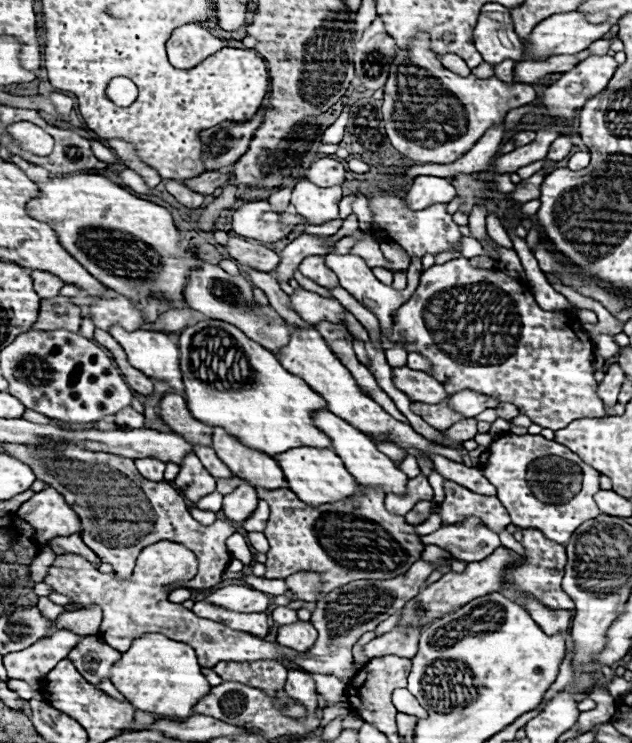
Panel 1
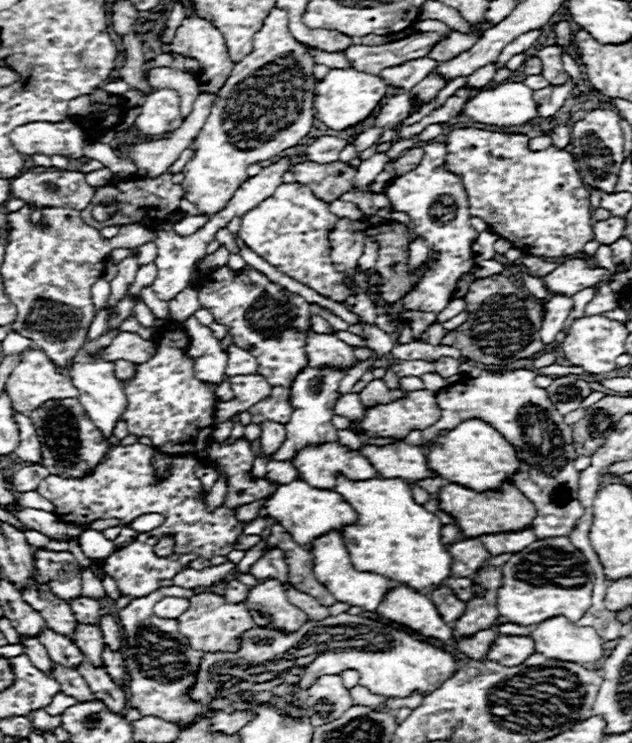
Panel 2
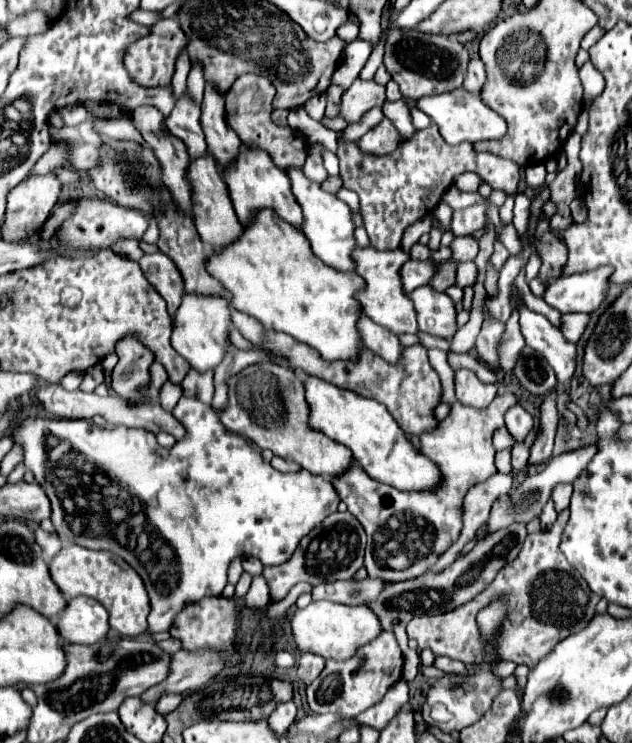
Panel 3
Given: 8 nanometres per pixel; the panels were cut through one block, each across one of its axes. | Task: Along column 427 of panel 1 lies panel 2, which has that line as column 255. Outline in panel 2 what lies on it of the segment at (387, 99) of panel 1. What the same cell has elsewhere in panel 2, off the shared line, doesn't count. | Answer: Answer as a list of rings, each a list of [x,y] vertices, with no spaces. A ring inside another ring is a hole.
[[[274,6],[258,34],[254,34],[254,50],[246,58],[242,58],[238,66],[234,66],[230,78],[226,80],[226,86],[222,86],[222,92],[218,92],[216,100],[212,102],[210,114],[196,136],[196,156],[182,170],[182,186],[186,186],[186,198],[204,214],[214,214],[222,210],[222,206],[226,206],[238,186],[248,178],[246,168],[250,164],[278,156],[280,152],[296,146],[304,136],[308,136],[314,124],[314,66],[314,56],[288,30],[288,12]]]

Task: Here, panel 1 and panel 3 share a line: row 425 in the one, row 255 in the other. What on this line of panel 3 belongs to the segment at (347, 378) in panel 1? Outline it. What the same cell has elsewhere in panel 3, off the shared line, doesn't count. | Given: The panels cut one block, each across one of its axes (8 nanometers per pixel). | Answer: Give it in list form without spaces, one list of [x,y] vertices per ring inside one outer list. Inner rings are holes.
[[[354,248],[352,252],[354,264],[356,264],[356,274],[364,278],[364,290],[356,294],[356,300],[360,302],[362,310],[366,312],[368,318],[372,318],[376,324],[388,328],[394,334],[416,334],[416,314],[412,310],[412,302],[408,296],[404,296],[402,286],[400,286],[400,276],[398,270],[400,266],[410,258],[402,250],[390,250],[382,252],[376,248]]]

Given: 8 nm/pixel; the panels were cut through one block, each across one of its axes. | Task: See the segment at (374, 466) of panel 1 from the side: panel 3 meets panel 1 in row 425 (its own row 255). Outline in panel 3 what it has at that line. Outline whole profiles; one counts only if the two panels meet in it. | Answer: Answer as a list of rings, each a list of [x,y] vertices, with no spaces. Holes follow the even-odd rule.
[[[290,166],[286,170],[286,174],[288,174],[290,184],[292,184],[292,194],[296,196],[296,202],[300,204],[302,214],[304,214],[300,230],[308,238],[314,256],[318,256],[322,262],[326,262],[328,266],[332,266],[336,270],[344,270],[344,272],[346,270],[354,270],[354,262],[352,262],[350,254],[352,254],[356,242],[354,242],[354,234],[352,234],[354,232],[354,224],[352,224],[350,208],[342,200],[338,200],[336,194],[330,194],[330,192],[322,190],[320,184],[310,182],[304,176],[302,168]]]

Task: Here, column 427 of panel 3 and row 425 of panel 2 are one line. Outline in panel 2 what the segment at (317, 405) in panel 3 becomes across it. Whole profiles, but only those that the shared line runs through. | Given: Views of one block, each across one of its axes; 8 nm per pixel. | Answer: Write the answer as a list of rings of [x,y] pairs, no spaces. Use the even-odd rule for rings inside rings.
[[[478,418],[464,420],[454,430],[438,436],[426,448],[426,460],[430,464],[430,470],[438,476],[478,492],[498,488],[506,478],[514,474],[514,470],[518,470],[514,446],[510,446],[510,442],[506,442],[506,438],[502,438],[502,434],[496,432],[490,424]]]

